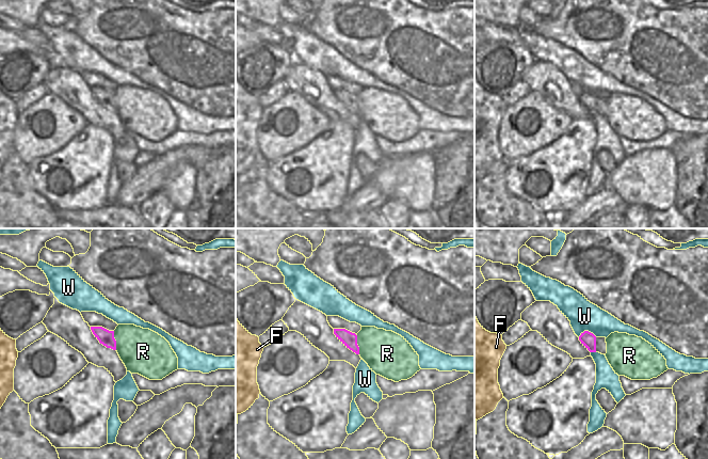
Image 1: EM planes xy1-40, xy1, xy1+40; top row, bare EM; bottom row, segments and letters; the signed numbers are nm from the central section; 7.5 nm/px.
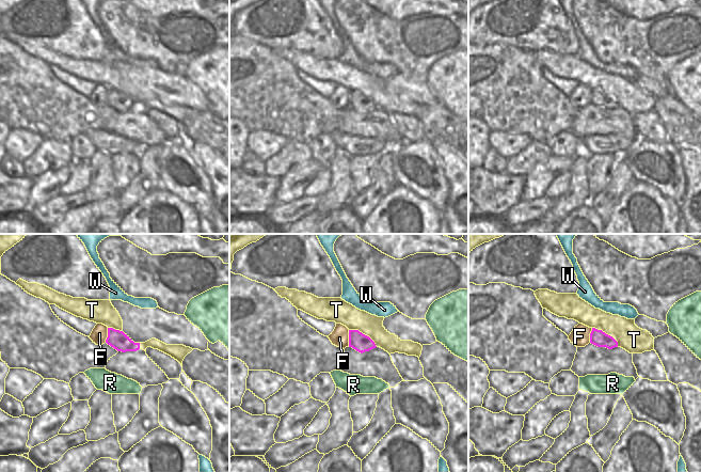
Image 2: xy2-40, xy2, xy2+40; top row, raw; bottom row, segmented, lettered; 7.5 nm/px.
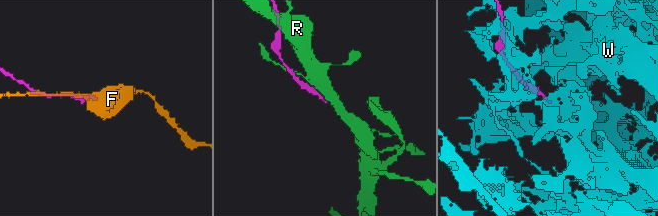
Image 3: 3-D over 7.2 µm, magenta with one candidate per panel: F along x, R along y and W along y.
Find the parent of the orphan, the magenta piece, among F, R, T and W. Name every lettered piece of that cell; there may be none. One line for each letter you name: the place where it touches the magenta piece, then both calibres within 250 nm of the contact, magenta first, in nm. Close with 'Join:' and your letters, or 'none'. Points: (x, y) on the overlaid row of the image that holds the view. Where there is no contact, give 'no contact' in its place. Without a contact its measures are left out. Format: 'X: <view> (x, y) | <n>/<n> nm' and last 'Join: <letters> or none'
Join: none

